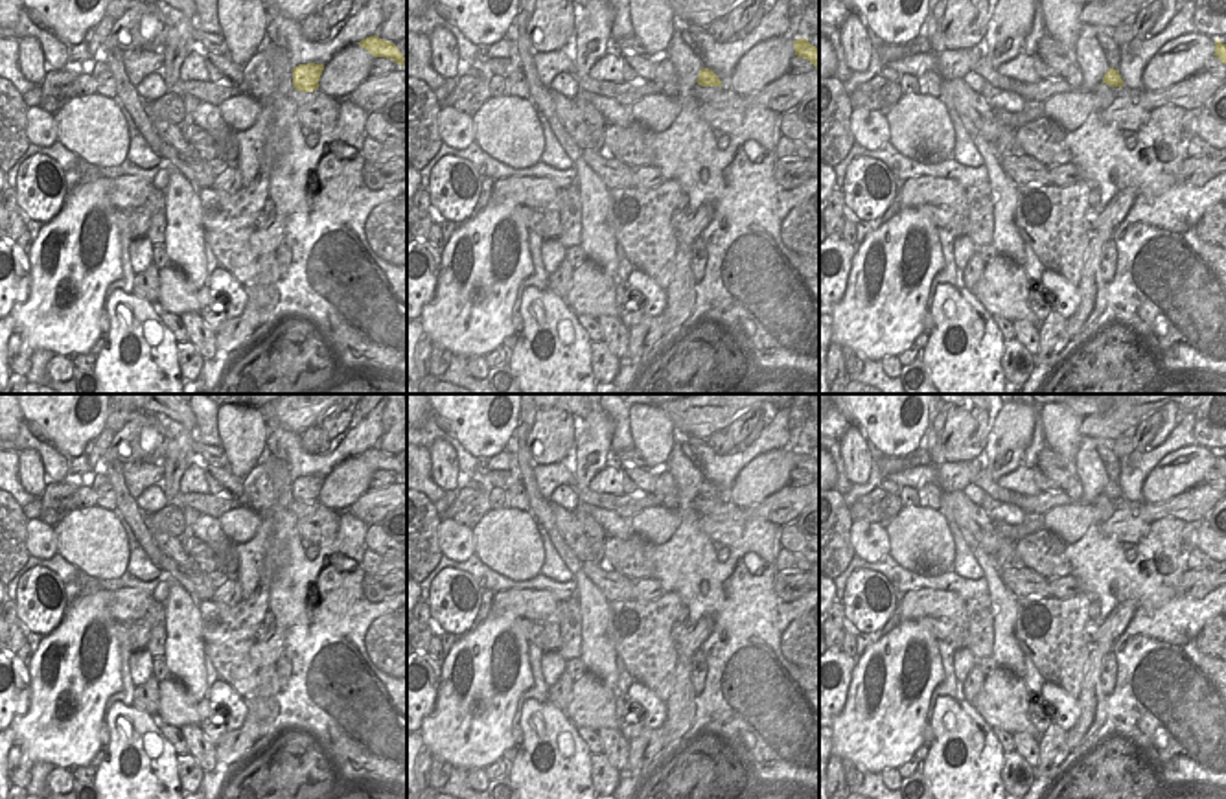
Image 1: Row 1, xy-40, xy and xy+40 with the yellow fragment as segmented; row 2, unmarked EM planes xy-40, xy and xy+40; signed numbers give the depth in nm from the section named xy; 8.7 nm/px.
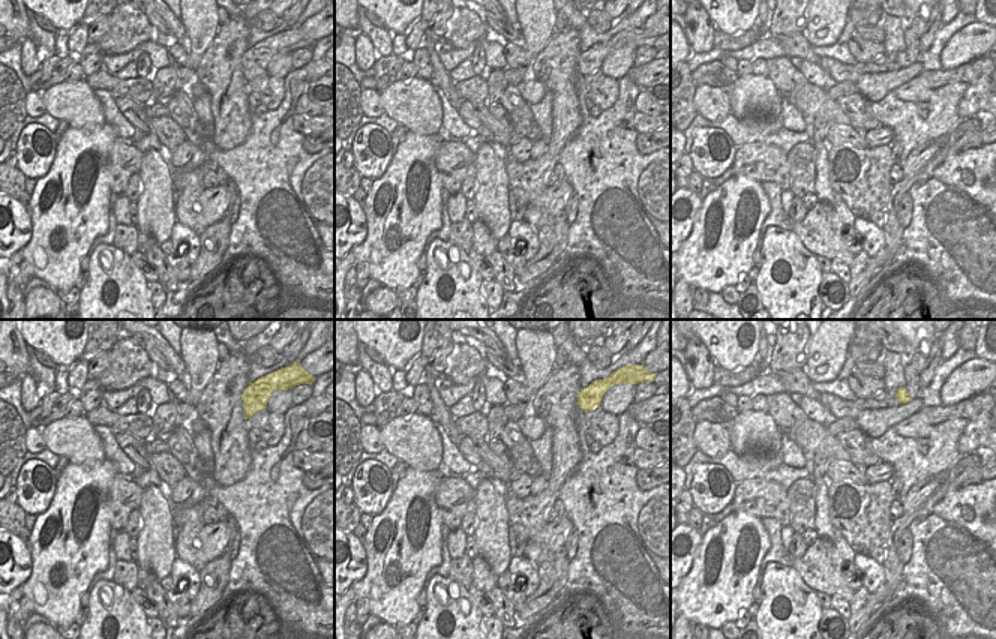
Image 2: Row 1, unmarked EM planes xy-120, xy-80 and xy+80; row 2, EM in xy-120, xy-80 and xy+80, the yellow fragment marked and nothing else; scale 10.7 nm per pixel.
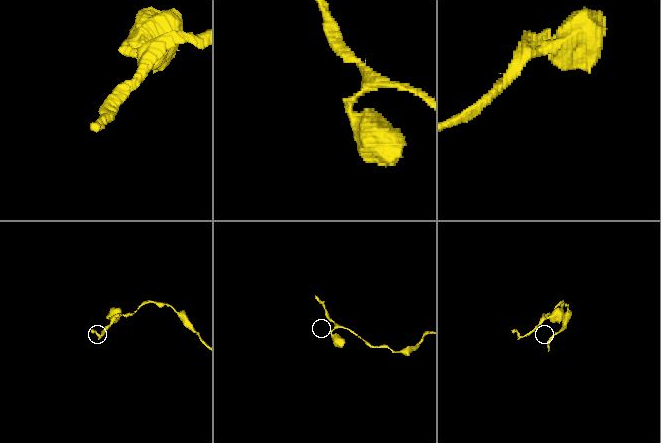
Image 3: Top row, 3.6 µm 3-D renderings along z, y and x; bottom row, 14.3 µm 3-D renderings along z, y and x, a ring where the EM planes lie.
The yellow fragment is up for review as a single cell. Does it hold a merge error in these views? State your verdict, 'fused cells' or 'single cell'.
single cell

